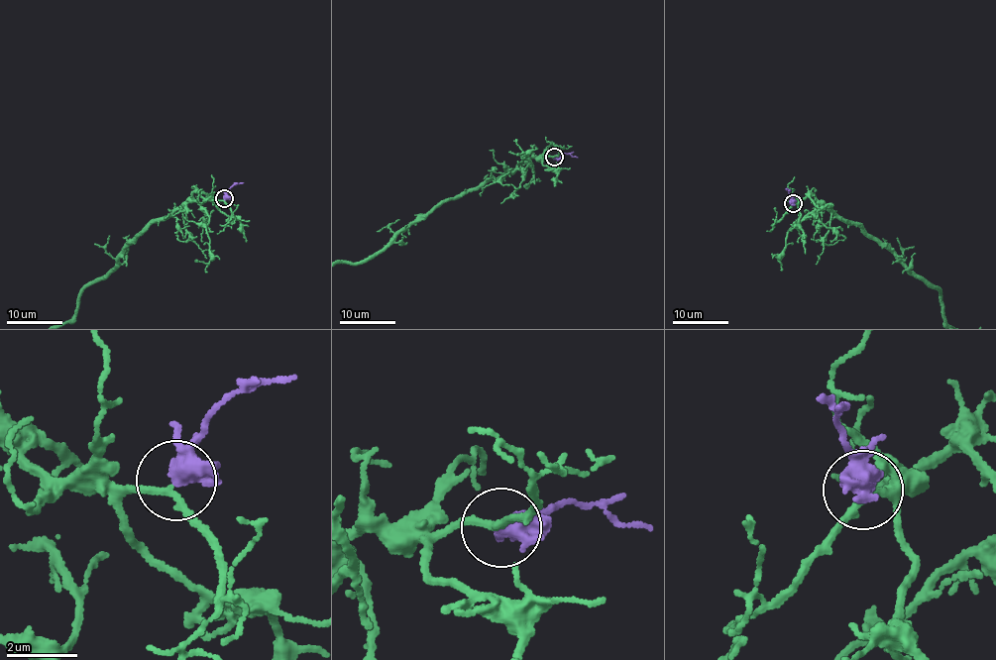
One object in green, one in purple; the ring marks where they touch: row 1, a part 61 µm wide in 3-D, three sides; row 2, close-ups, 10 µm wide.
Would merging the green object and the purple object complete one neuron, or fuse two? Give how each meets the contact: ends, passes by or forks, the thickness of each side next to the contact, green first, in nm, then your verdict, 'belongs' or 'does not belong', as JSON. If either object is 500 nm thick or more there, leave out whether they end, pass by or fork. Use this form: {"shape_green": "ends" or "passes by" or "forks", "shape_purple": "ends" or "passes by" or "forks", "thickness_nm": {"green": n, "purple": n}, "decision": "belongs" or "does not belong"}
{"shape_green": "passes by", "shape_purple": "forks", "thickness_nm": {"green": 200, "purple": 360}, "decision": "belongs"}

